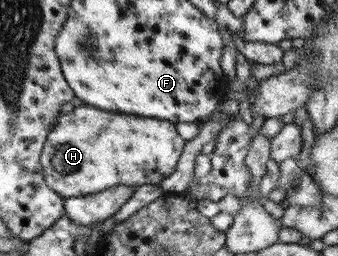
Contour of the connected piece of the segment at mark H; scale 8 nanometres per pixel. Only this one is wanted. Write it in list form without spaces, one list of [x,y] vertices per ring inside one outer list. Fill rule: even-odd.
[[[74,106],[69,113],[60,113],[52,123],[52,128],[43,143],[39,163],[49,189],[62,199],[81,197],[102,192],[116,185],[158,186],[164,178],[174,172],[184,145],[184,139],[179,137],[175,125],[169,121],[158,120],[156,123],[154,117],[136,117],[136,115],[108,113],[92,107]]]

